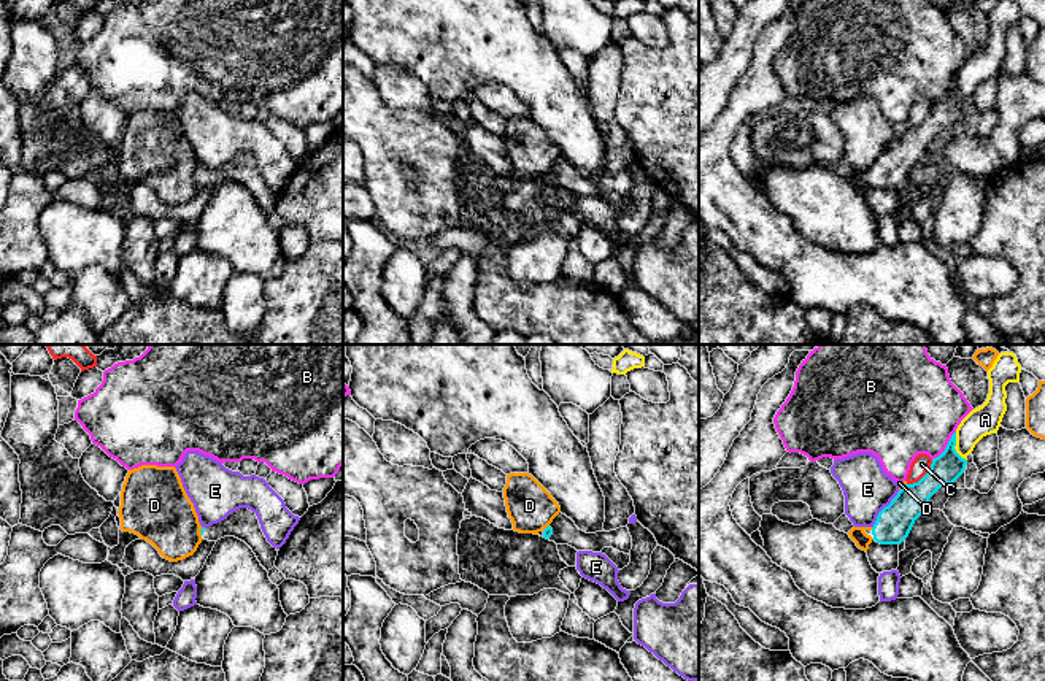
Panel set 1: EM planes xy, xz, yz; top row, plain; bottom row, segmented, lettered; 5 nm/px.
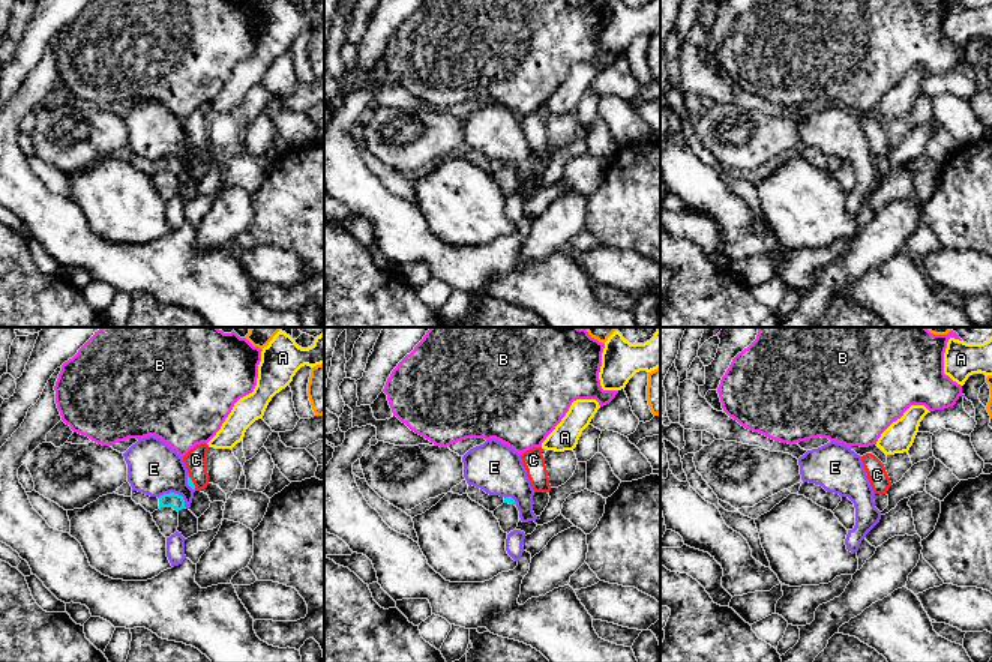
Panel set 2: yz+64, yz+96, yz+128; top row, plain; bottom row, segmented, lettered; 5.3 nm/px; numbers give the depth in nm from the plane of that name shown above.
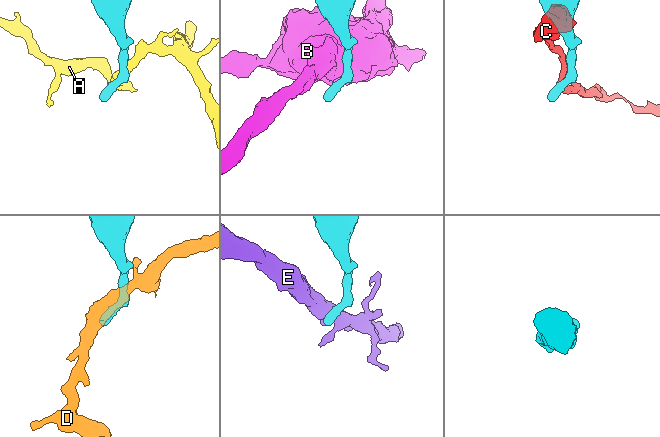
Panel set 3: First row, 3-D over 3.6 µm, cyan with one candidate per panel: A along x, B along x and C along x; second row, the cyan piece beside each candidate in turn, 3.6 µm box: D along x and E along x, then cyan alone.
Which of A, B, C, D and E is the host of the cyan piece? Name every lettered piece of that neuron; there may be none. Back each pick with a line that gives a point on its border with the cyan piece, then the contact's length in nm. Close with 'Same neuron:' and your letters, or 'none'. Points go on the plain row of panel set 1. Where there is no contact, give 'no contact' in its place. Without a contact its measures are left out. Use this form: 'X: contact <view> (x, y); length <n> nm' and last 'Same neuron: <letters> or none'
Same neuron: none

